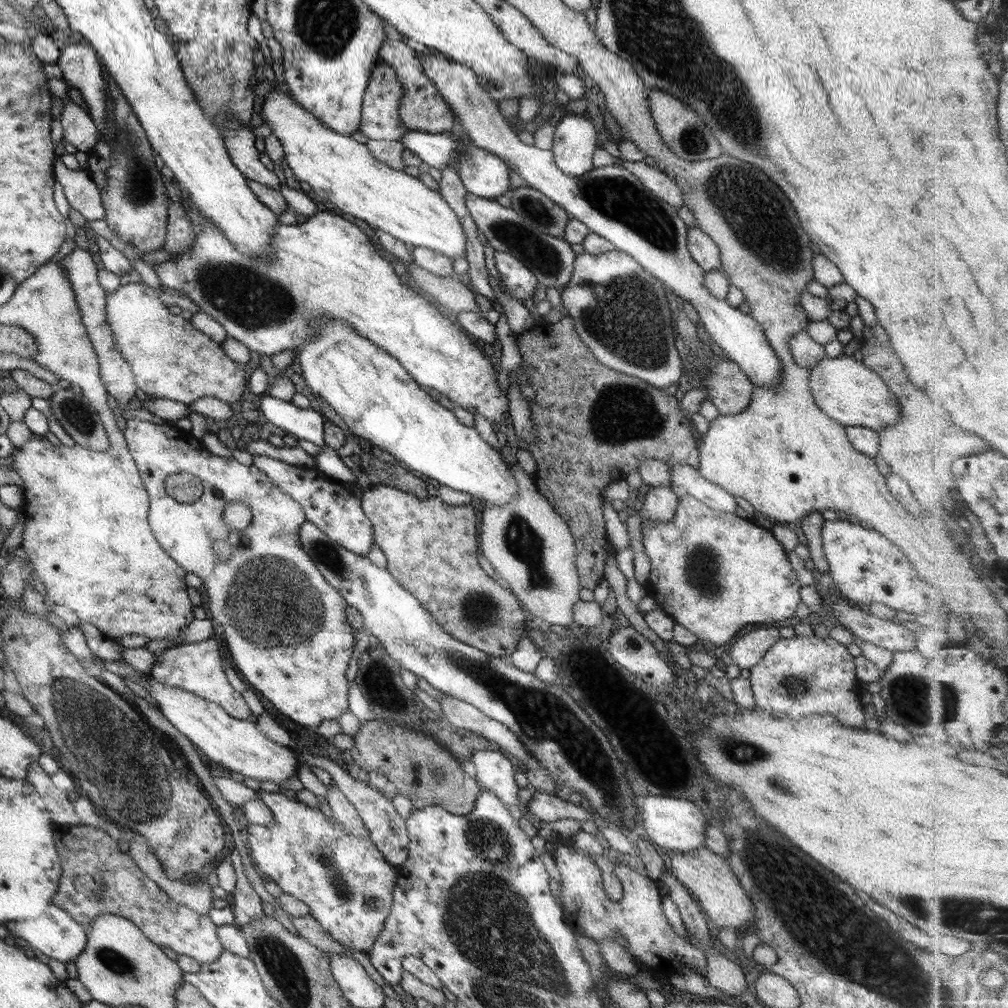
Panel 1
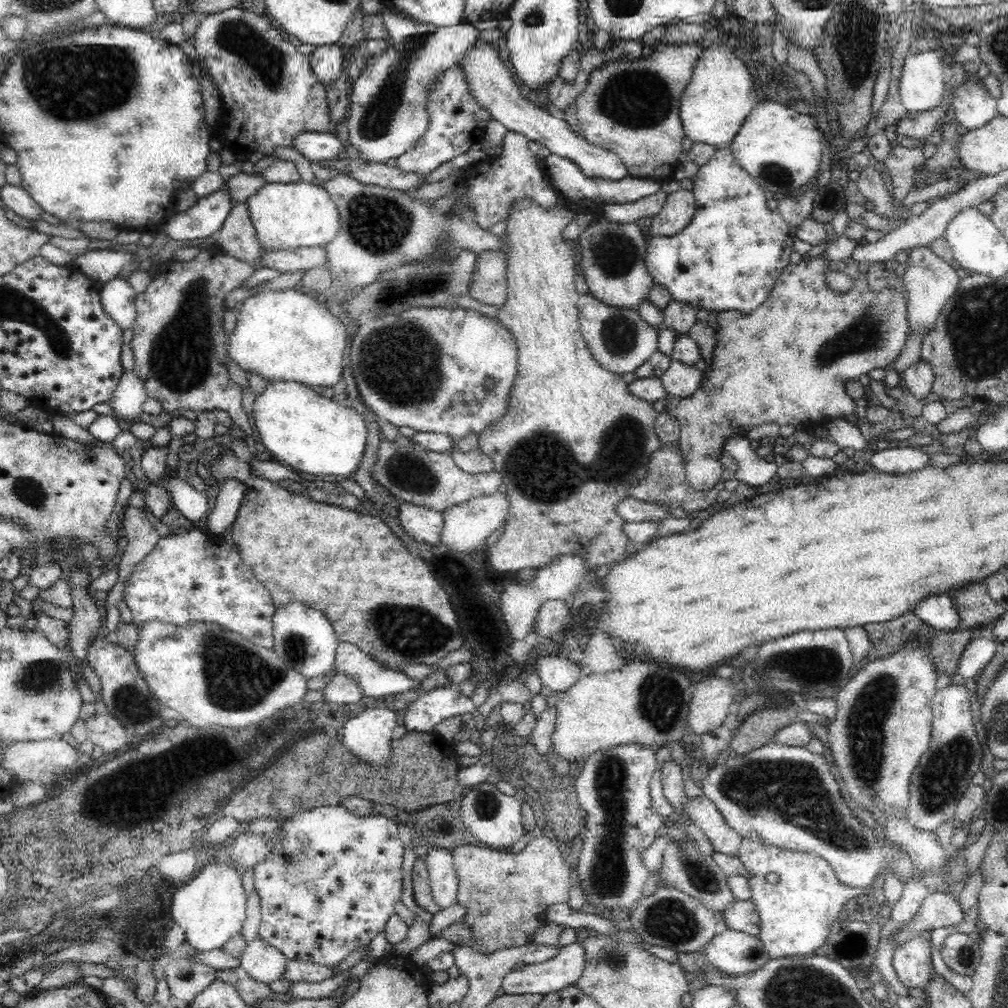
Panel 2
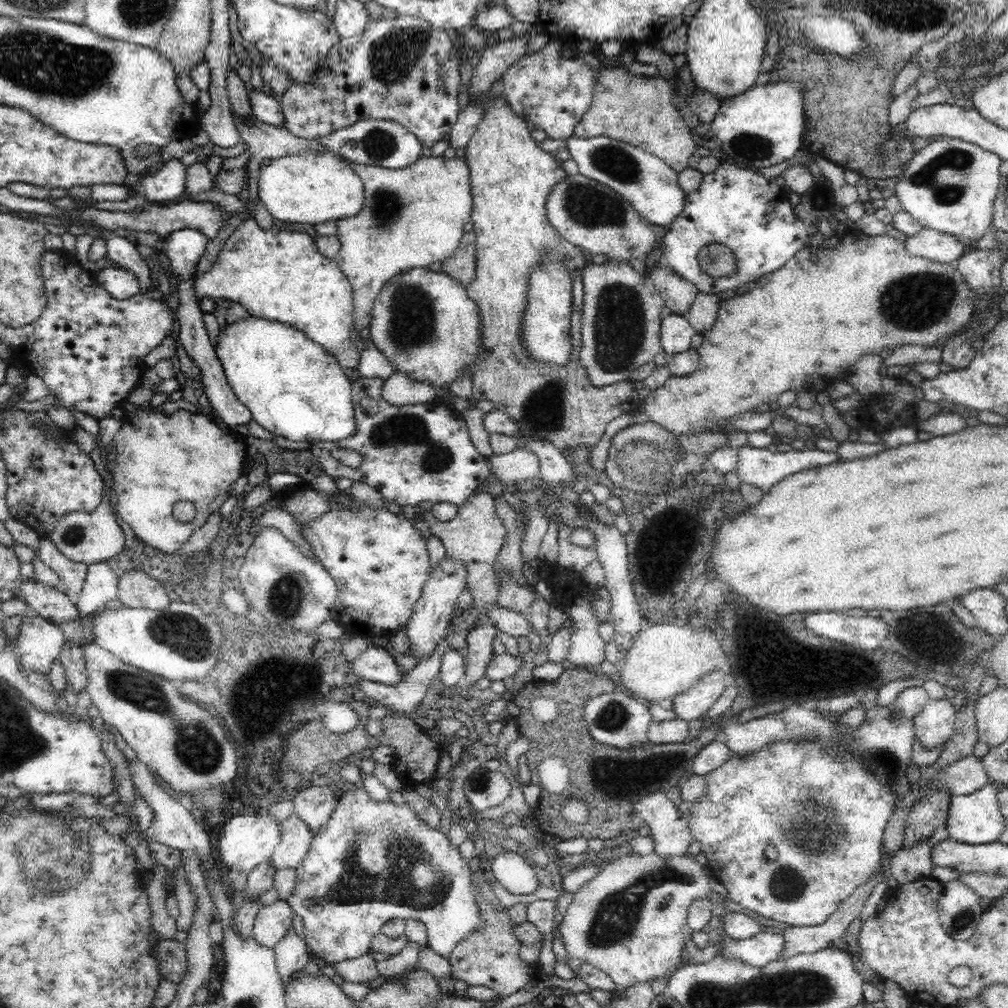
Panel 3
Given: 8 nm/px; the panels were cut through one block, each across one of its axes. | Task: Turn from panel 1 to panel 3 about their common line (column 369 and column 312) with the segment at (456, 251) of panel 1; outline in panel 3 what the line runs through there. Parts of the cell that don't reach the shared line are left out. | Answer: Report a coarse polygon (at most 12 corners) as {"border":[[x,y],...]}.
{"border":[[332,152],[262,165],[258,196],[274,220],[356,216],[361,180]]}

